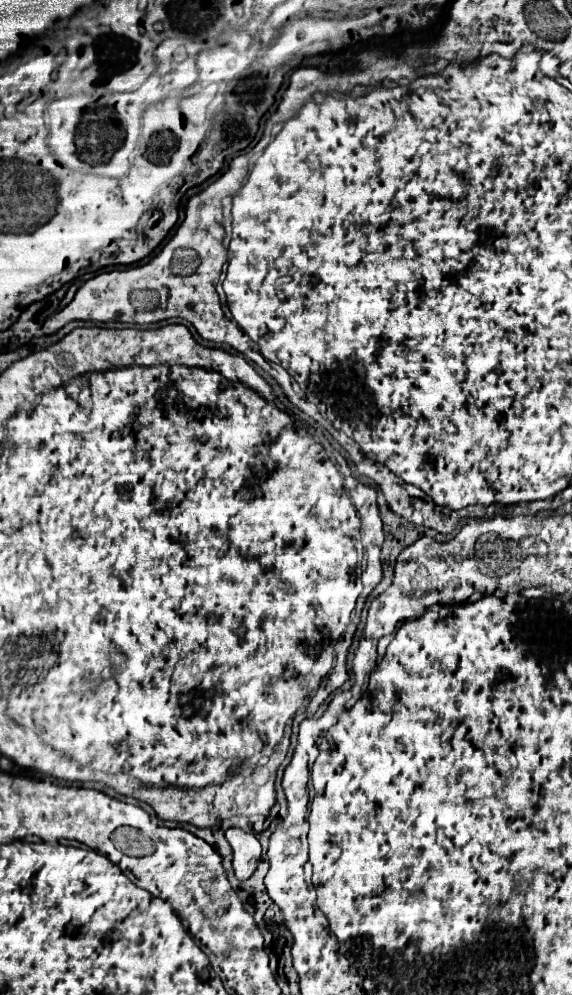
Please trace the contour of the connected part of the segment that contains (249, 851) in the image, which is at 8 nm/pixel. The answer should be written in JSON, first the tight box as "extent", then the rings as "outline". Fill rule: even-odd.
{"extent":[226,828,260,882],"outline":[[[230,828],[226,830],[226,840],[230,842],[232,850],[234,850],[234,860],[232,860],[232,866],[234,866],[234,872],[236,872],[236,878],[240,882],[248,880],[258,862],[260,862],[260,842],[256,840],[256,836],[240,830],[240,828]]]}

